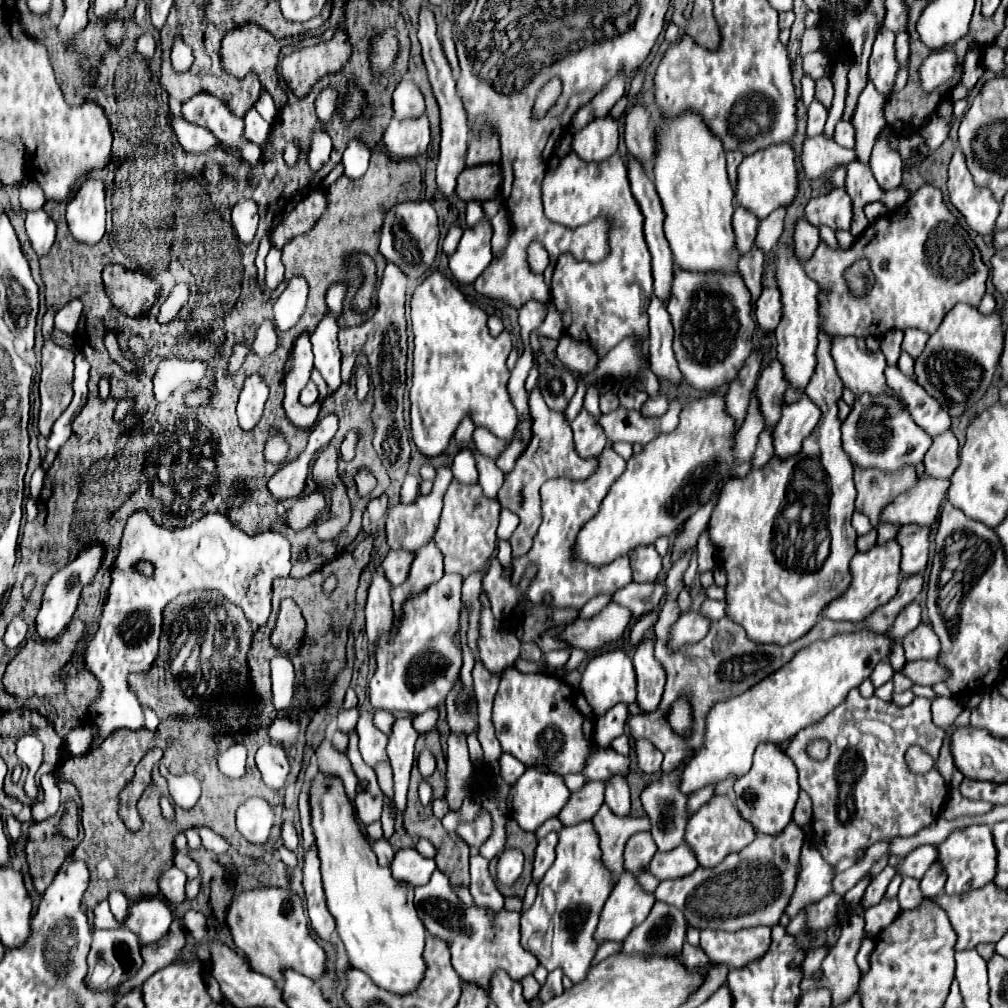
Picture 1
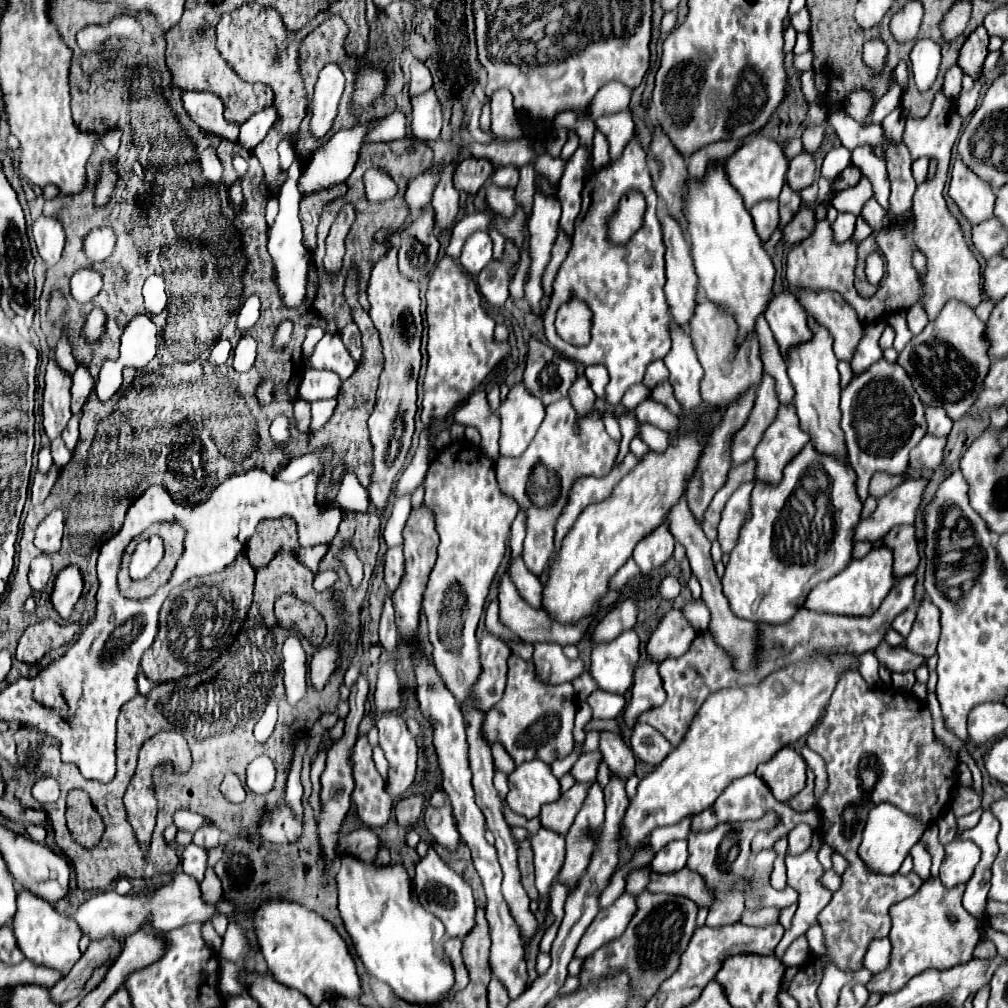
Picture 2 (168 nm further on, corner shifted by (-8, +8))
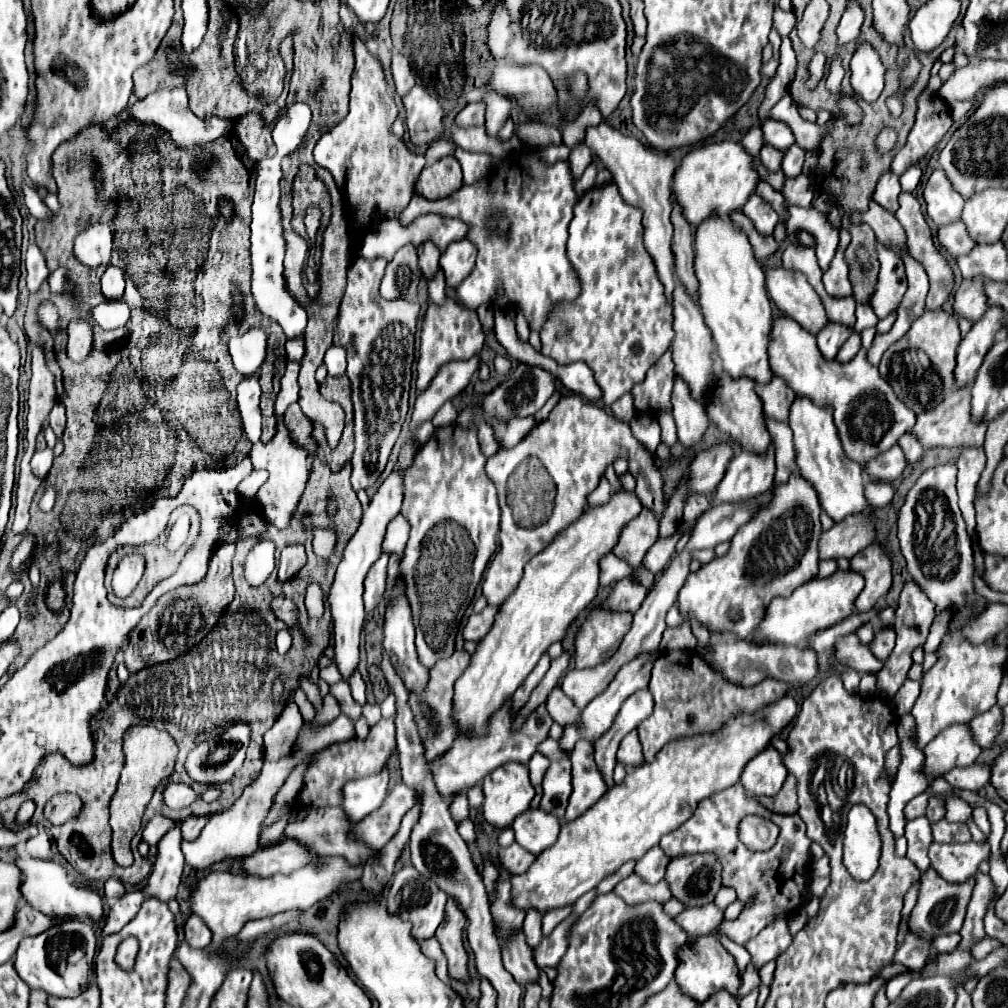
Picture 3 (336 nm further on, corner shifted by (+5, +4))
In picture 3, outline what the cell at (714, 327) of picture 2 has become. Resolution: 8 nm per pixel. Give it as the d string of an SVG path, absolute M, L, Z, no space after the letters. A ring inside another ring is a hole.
M722 374L718 380L718 386L714 388L710 408L706 412L708 412L710 422L714 422L726 436L730 436L734 442L738 442L742 446L742 450L746 450L746 452L764 454L766 448L772 444L770 432L766 432L762 400L758 398L758 394L754 390L752 380L746 380L746 378L730 380L726 374Z

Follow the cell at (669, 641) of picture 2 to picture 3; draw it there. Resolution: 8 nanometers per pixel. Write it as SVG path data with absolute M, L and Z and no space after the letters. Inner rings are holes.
M640 654L638 658L634 658L630 664L624 664L620 668L620 672L616 674L616 678L610 682L610 686L606 688L606 692L602 692L600 696L596 696L582 712L580 712L580 718L578 722L572 722L572 724L566 724L564 726L564 734L560 738L560 748L562 752L572 752L576 742L578 740L588 740L588 742L596 742L600 736L606 734L606 728L612 726L620 706L624 704L624 700L628 696L632 696L636 690L642 690L648 686L650 682L650 672L652 672L652 664L654 664L654 656L650 654Z

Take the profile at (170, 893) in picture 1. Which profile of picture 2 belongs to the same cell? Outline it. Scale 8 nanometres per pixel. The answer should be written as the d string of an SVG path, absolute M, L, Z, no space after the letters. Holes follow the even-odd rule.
M189 844L181 856L181 868L187 876L195 876L195 880L201 882L207 868L207 852L195 844Z

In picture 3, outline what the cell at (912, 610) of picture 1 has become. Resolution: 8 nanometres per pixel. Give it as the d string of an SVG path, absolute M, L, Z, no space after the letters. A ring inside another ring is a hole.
M892 628L886 630L876 630L874 640L870 642L870 650L874 656L878 656L878 660L886 662L886 656L890 656L890 652L894 650L894 640L896 640L896 632Z

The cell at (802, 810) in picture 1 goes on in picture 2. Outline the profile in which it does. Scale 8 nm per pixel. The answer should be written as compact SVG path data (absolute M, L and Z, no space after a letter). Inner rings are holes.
M810 769L806 770L806 783L805 788L791 800L791 808L797 810L797 812L807 812L813 808L815 804L815 798L813 798L813 789L815 788L815 775Z

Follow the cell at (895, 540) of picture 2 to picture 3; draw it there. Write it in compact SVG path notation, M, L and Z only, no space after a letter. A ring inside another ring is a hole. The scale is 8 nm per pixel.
M870 544L850 560L850 570L862 574L866 580L866 586L854 604L856 610L868 612L876 608L880 604L878 600L886 596L892 584L892 564L888 554L880 546Z

